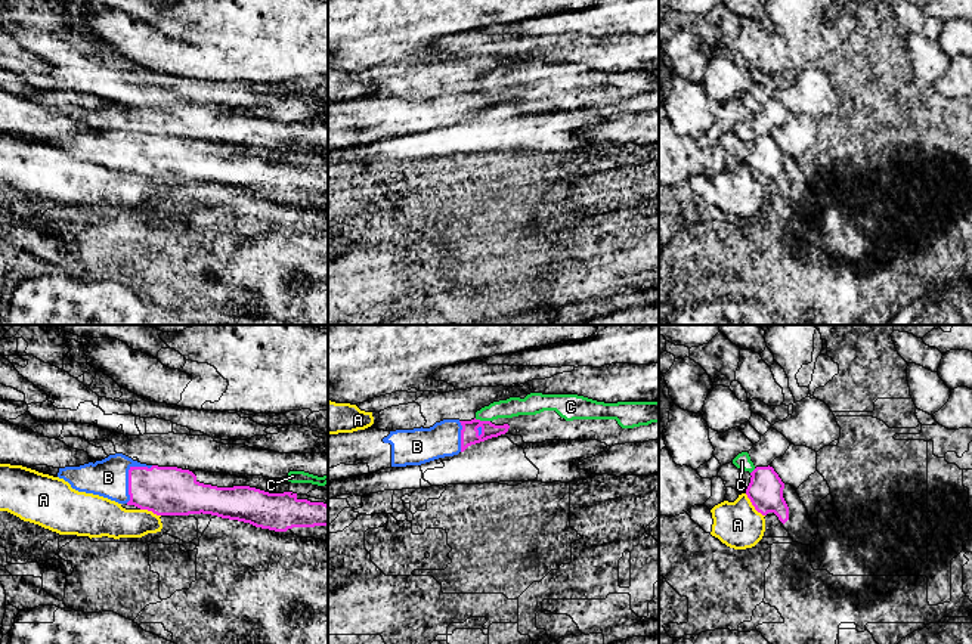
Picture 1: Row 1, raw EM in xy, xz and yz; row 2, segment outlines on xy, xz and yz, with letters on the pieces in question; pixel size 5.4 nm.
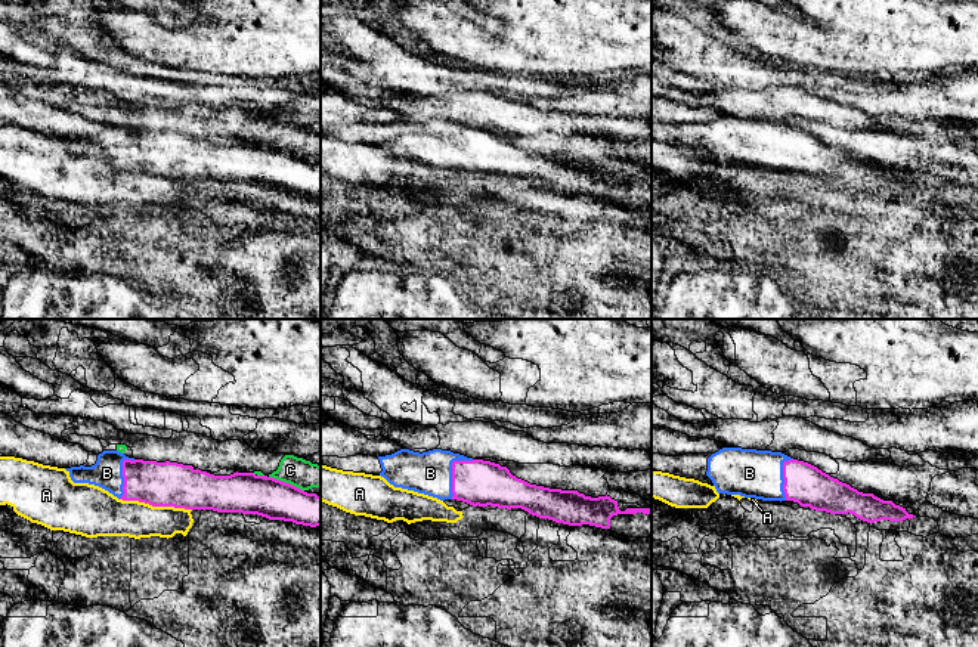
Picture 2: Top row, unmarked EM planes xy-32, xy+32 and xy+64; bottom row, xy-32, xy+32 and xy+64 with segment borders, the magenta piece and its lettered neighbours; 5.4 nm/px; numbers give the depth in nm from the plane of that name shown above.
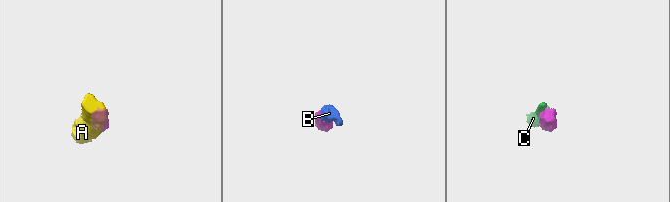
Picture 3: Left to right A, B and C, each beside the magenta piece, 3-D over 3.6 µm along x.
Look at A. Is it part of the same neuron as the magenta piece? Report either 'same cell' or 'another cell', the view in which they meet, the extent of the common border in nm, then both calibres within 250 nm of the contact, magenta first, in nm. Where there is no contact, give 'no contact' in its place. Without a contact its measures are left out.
another cell | yz | 170 nm | 190/260 nm

